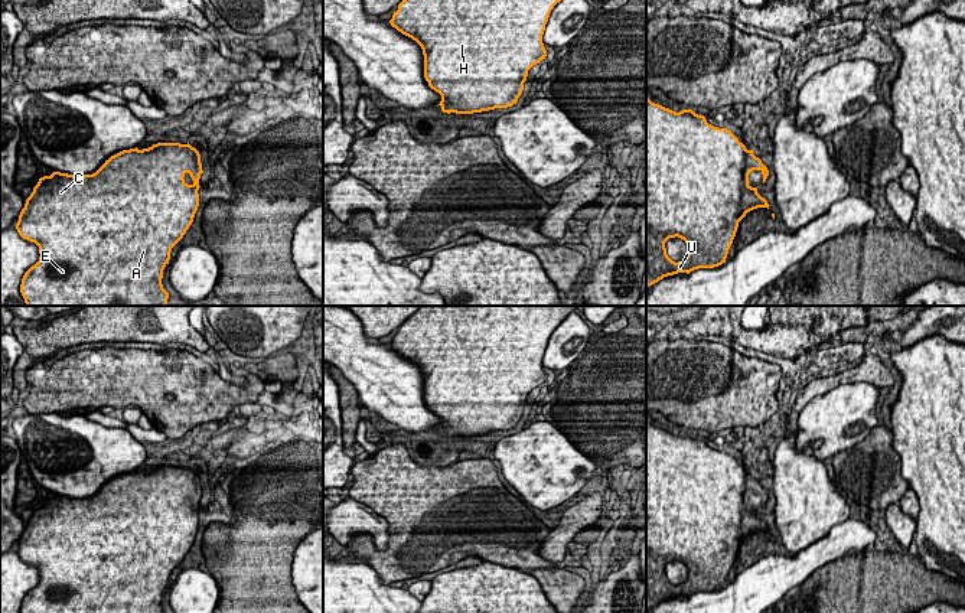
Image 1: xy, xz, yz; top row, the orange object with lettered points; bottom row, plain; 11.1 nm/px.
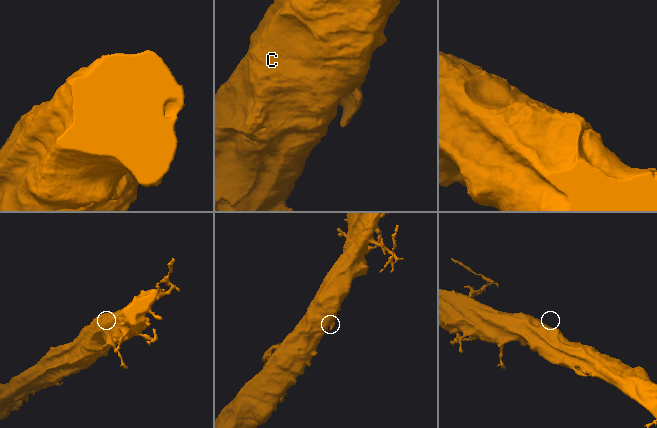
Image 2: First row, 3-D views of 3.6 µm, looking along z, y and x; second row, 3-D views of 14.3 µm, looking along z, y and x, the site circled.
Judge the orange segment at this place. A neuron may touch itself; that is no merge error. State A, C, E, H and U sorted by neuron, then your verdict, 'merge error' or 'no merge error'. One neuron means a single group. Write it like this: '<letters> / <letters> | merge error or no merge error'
A C E H U | no merge error

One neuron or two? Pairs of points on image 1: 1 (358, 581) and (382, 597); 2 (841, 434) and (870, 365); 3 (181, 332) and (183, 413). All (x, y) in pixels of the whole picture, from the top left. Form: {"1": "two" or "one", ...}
{"1": "one", "2": "two", "3": "two"}

